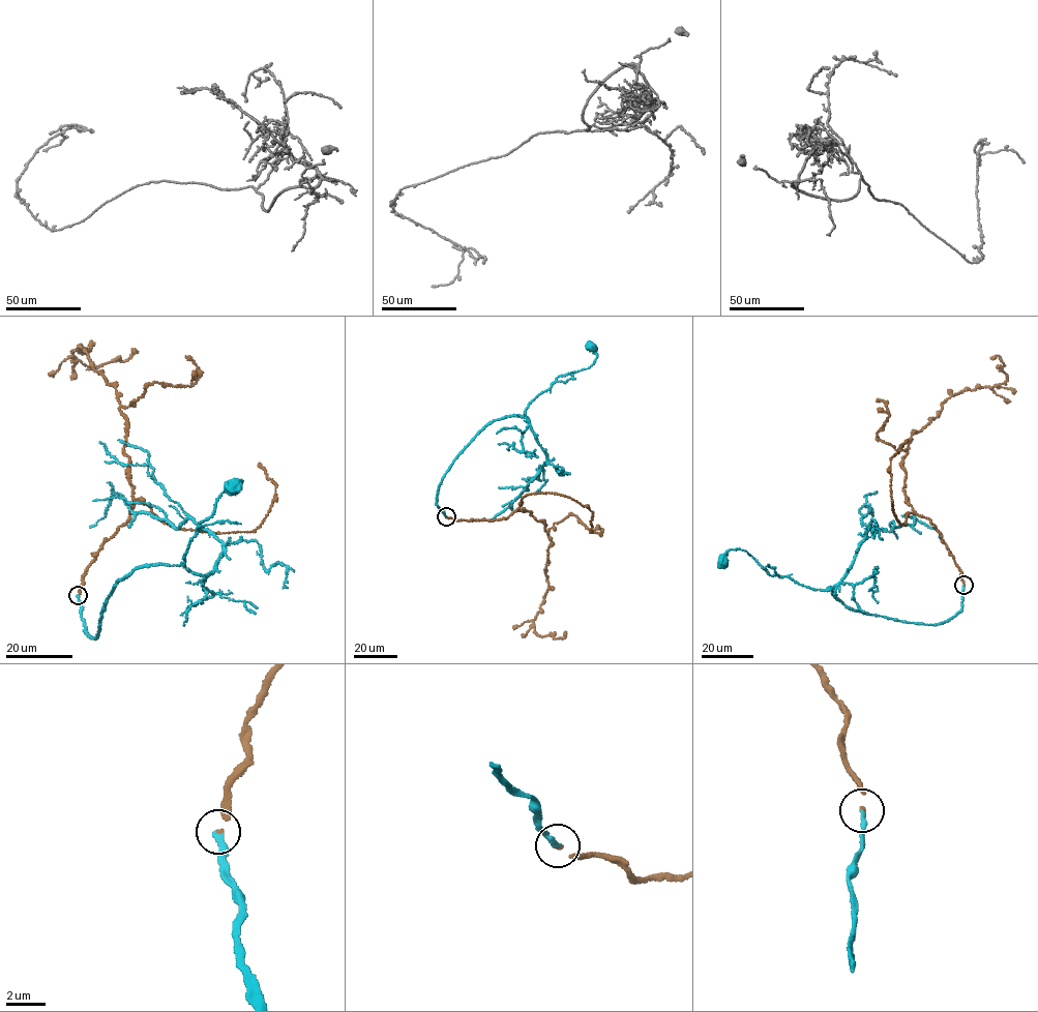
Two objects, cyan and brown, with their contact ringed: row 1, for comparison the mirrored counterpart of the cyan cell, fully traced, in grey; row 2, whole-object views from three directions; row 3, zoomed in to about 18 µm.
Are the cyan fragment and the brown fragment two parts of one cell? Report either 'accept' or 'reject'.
accept

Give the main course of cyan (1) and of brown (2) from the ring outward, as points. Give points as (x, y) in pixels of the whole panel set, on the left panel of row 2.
1: (78, 595), (85, 631), (96, 638), (117, 584), (153, 564), (184, 565), (202, 522), (240, 480), (234, 489)
2: (78, 595), (135, 500), (116, 387), (89, 351), (71, 353), (94, 367), (134, 350)

